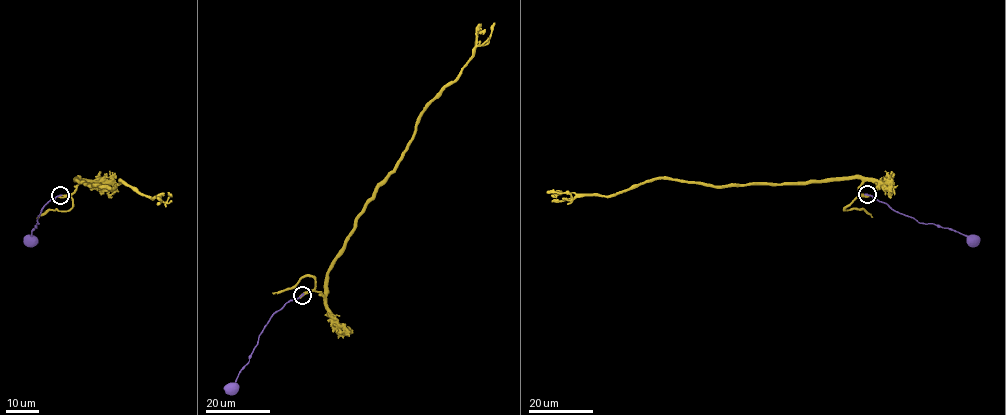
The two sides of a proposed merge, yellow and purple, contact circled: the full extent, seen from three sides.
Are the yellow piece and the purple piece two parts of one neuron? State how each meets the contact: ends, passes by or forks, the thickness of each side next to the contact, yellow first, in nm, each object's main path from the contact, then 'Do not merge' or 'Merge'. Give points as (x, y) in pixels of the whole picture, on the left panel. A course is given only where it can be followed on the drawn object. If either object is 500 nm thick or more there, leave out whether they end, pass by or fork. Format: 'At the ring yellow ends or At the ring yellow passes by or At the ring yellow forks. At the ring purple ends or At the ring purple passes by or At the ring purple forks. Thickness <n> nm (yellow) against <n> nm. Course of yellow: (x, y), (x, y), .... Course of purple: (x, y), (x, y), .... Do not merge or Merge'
At the ring yellow ends. At the ring purple ends. Thickness 460 nm (yellow) against 360 nm. Course of yellow: (60, 195), (71, 194), (79, 179), (74, 179), (112, 188), (126, 182), (162, 201), (171, 194). Course of purple: (60, 195), (47, 202), (41, 212), (39, 223), (31, 233), (32, 241). Do not merge

